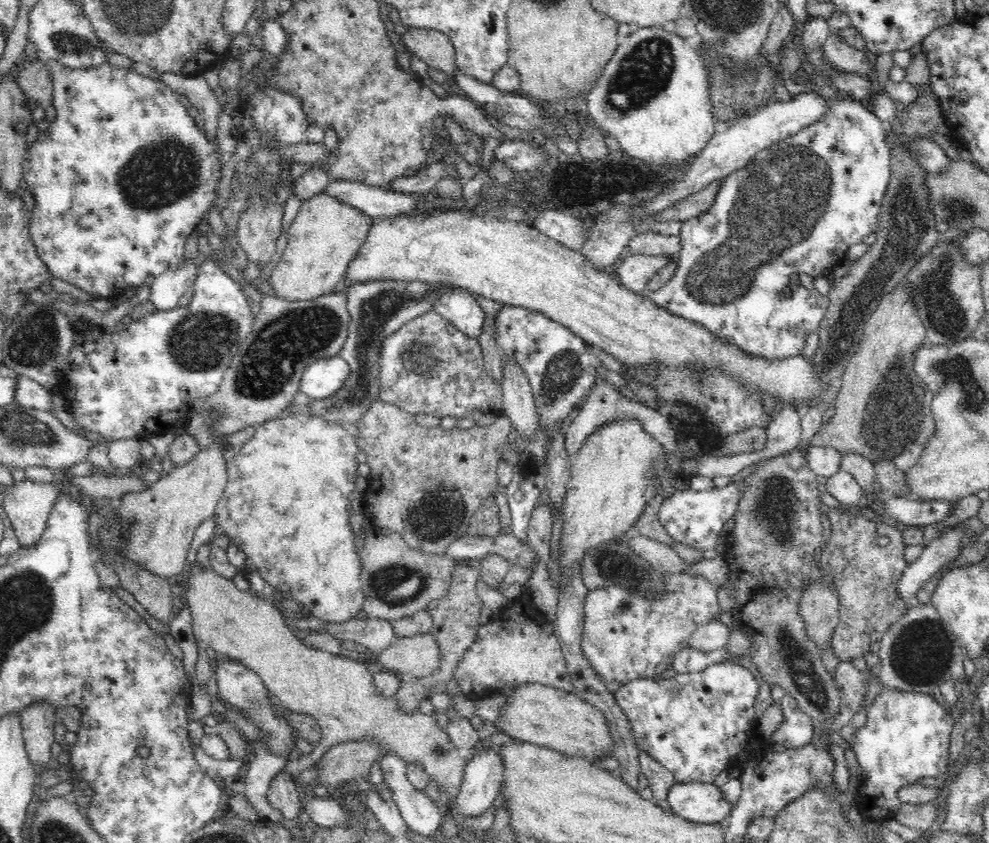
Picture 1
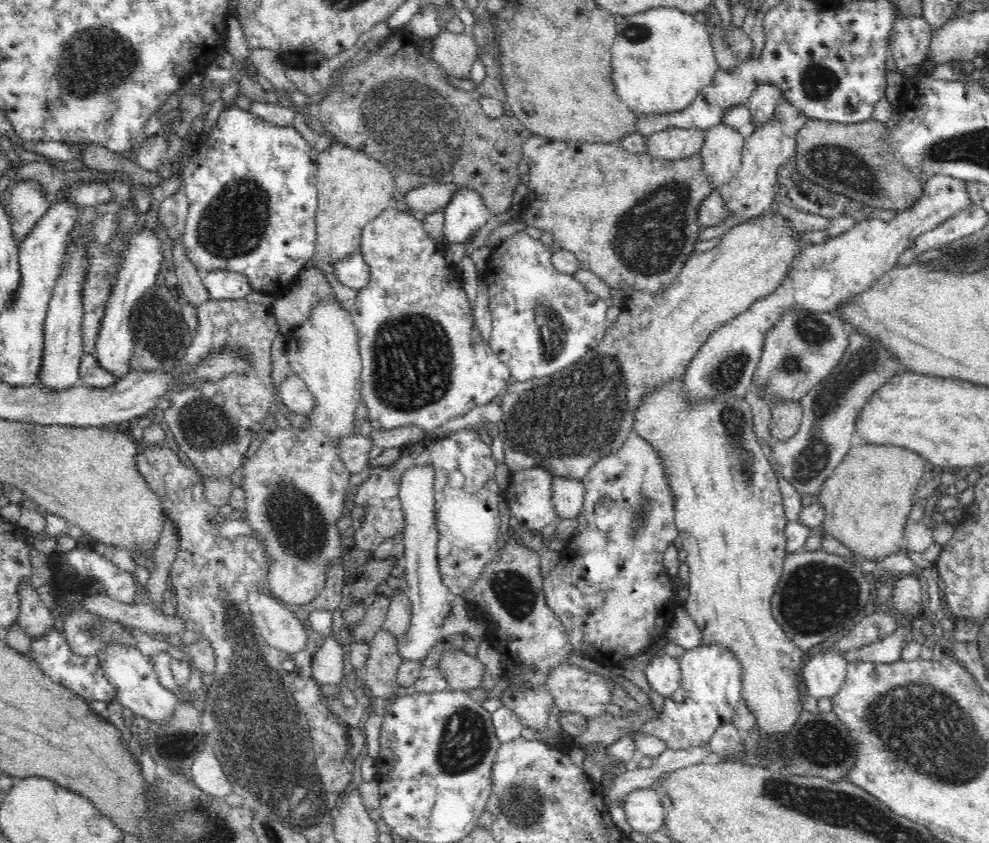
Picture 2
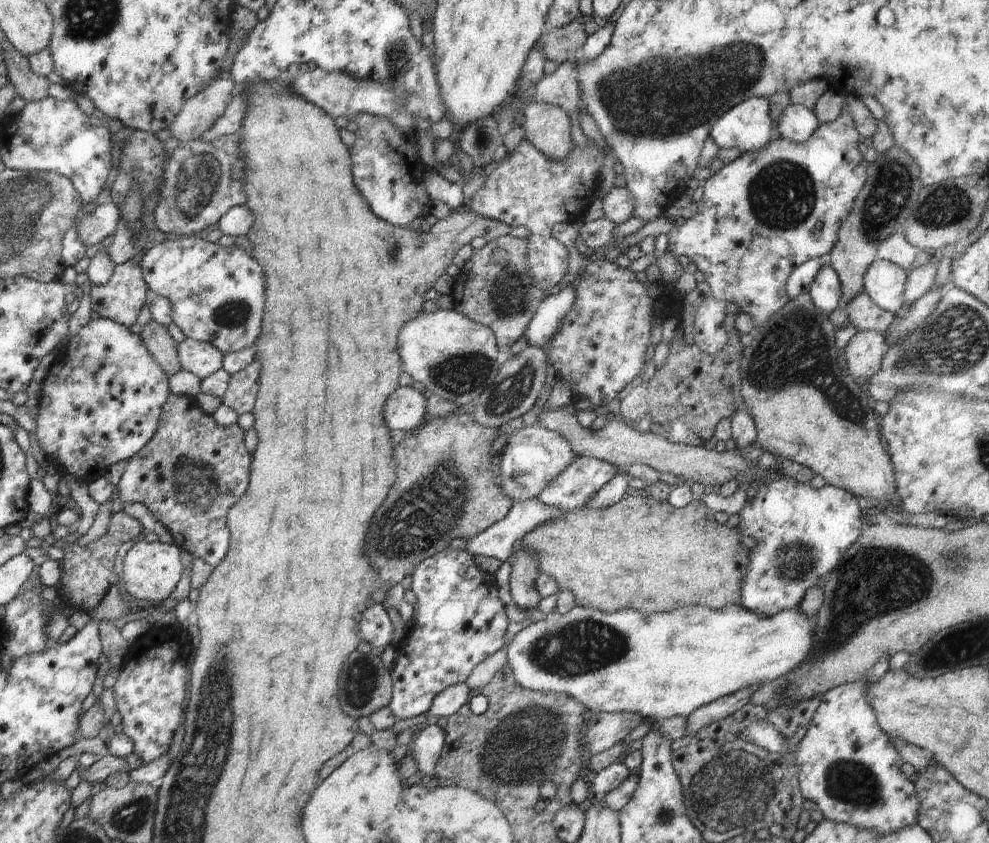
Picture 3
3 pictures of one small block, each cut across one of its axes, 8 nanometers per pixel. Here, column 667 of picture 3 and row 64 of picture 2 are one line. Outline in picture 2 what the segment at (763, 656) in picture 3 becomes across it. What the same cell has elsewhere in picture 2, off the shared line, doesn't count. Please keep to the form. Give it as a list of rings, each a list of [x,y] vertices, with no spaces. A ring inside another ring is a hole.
[[[652,8],[644,14],[624,16],[617,28],[618,36],[612,46],[612,80],[618,97],[638,115],[671,114],[689,108],[701,90],[712,84],[719,71],[706,25],[678,8]]]

